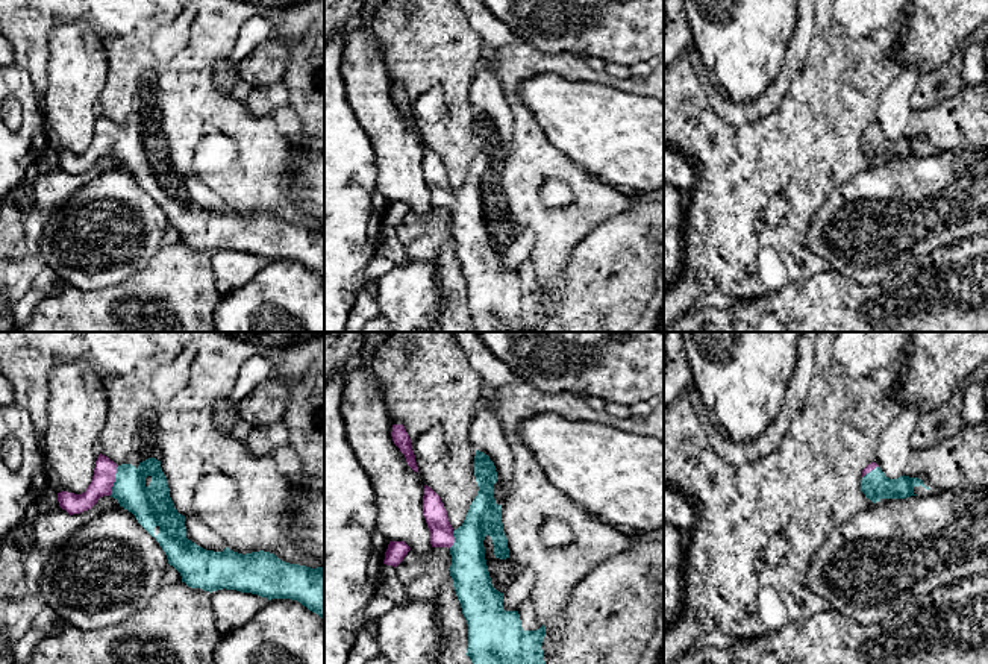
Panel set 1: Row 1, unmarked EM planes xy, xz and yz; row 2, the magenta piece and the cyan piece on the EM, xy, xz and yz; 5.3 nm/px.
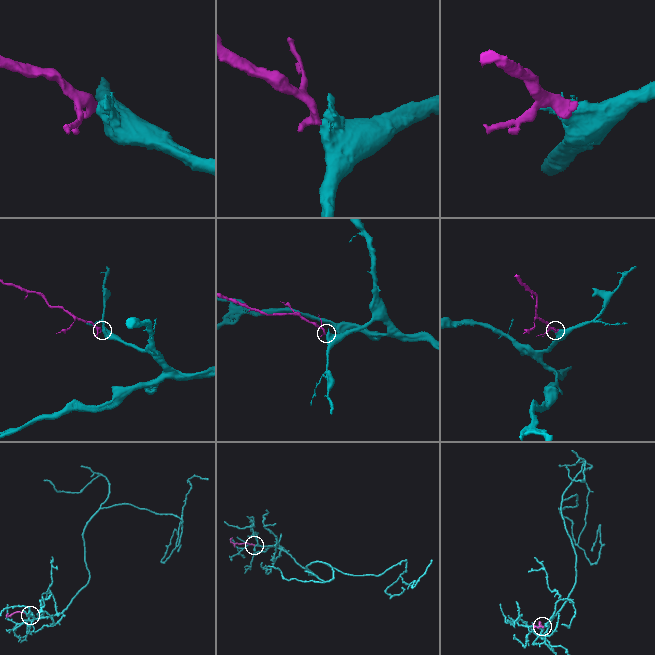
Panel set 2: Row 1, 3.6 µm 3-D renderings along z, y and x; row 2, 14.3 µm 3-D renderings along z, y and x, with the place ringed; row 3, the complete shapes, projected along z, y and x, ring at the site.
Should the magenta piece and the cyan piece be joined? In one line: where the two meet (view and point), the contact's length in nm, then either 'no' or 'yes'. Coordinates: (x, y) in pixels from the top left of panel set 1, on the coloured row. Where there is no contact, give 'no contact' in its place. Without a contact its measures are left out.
contact xy (114, 481); length 170 nm; yes

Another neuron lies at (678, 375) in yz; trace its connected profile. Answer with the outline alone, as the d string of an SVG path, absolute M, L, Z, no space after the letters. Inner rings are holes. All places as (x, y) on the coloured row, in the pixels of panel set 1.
M664 332L664 412L688 393L693 371L685 355L682 332Z

